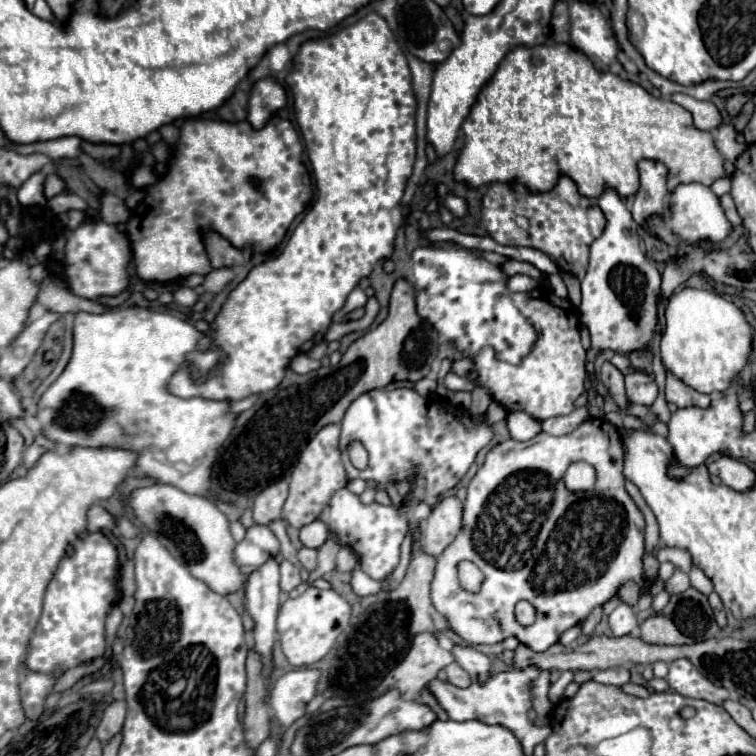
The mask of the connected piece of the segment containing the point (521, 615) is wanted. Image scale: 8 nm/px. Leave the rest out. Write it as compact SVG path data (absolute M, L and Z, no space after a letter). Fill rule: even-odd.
M519 601L515 607L515 615L521 625L531 625L535 621L535 609L533 605L529 605L529 601Z

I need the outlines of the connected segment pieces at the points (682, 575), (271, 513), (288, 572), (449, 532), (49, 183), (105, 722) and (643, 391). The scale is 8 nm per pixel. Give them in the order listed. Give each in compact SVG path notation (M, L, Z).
M677 567L675 573L665 581L665 591L669 595L677 595L683 593L685 589L689 589L689 575Z
M277 481L263 489L255 497L253 505L253 521L257 525L269 525L269 521L281 519L281 509L287 497L287 481Z
M281 561L281 589L291 593L299 585L301 585L299 569L293 563L289 563L289 561Z
M447 495L433 507L421 529L421 547L427 555L439 557L461 531L463 505L457 497Z
M51 173L47 175L47 181L45 181L45 197L51 199L56 195L59 195L66 189L66 183L57 175L57 173Z
M113 701L105 713L103 713L103 719L97 727L97 731L115 731L115 735L121 731L123 727L123 721L125 721L125 701Z
M643 373L625 375L625 389L627 389L627 399L639 405L651 405L659 393L653 375L643 375Z

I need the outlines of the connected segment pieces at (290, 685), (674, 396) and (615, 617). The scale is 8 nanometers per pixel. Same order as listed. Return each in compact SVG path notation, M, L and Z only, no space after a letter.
M295 669L281 675L267 699L269 713L283 727L289 727L293 721L301 719L307 703L315 697L317 679L319 671L315 669Z
M667 371L667 383L665 383L665 397L669 403L675 403L677 407L701 407L707 409L711 405L711 397L697 393L695 389L687 387L681 379L677 379L671 371Z
M621 603L611 615L609 615L609 625L611 625L611 631L615 637L621 637L621 635L629 635L637 629L637 617L633 613L633 607L627 605L627 603Z

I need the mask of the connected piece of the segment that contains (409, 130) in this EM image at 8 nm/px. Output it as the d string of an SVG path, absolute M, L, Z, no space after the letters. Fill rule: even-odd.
M369 13L355 25L333 35L305 41L291 63L293 67L285 83L293 93L295 119L305 139L319 197L305 219L295 227L287 247L277 257L255 265L227 295L221 311L197 343L201 351L211 347L221 349L223 359L201 383L197 383L189 369L189 361L185 361L167 385L169 393L177 397L241 401L249 395L275 389L283 381L291 359L299 353L307 353L315 345L315 339L323 341L333 313L345 305L347 295L371 273L377 261L389 259L393 253L397 233L393 209L403 197L405 181L411 177L415 163L417 99L407 57L393 41L387 21L377 13Z

